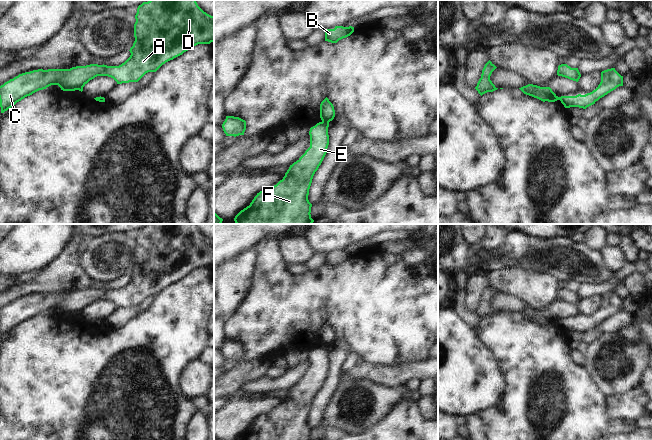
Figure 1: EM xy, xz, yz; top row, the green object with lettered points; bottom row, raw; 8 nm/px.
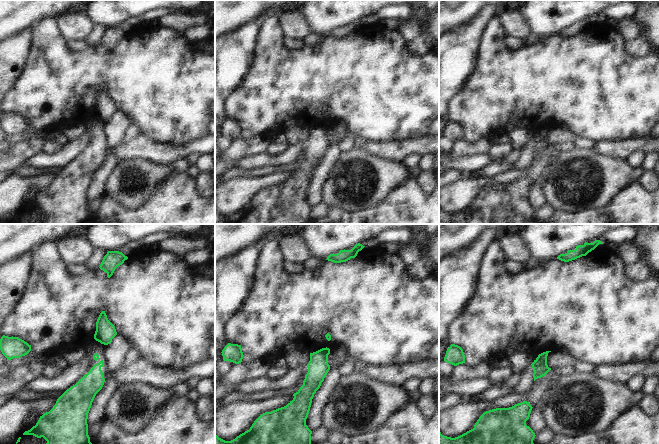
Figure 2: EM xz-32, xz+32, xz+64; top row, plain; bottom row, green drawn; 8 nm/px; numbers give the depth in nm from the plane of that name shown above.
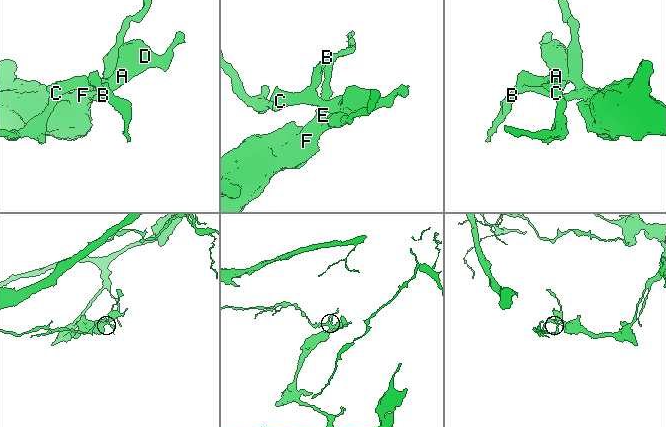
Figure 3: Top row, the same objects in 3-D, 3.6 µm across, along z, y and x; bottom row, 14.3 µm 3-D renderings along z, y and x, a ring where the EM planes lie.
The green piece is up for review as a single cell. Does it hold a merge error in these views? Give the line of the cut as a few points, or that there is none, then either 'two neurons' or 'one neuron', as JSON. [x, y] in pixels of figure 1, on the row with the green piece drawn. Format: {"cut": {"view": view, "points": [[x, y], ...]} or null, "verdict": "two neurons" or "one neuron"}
{"cut": {"view": "xz", "points": [[322, 120], [328, 122]]}, "verdict": "two neurons"}

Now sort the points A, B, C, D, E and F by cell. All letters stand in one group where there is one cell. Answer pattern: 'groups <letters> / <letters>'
groups A B C D / E F

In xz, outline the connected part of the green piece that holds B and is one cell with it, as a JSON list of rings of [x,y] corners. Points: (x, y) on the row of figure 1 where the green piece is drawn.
[[[335,26],[334,29],[325,30],[325,41],[337,43],[339,40],[350,36],[354,32],[354,27]]]

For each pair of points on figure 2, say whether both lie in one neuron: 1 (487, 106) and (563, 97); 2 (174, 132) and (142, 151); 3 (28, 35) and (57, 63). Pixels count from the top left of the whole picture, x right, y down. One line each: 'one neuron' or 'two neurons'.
1: one neuron
2: two neurons
3: two neurons

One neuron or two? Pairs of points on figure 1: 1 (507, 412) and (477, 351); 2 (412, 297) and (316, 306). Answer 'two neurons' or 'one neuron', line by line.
1: two neurons
2: one neuron

